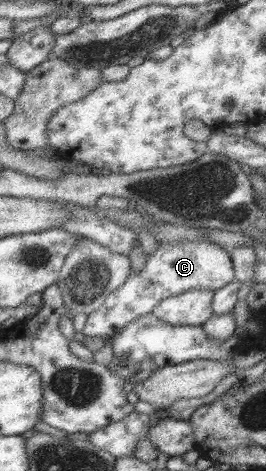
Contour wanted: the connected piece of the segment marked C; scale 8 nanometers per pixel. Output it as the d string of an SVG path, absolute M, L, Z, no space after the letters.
M208 241L190 243L157 243L152 255L146 256L144 267L127 273L124 283L111 291L94 312L88 314L82 329L85 337L109 339L118 330L136 322L141 316L150 314L159 301L178 295L189 289L217 290L234 281L233 265L229 253Z

